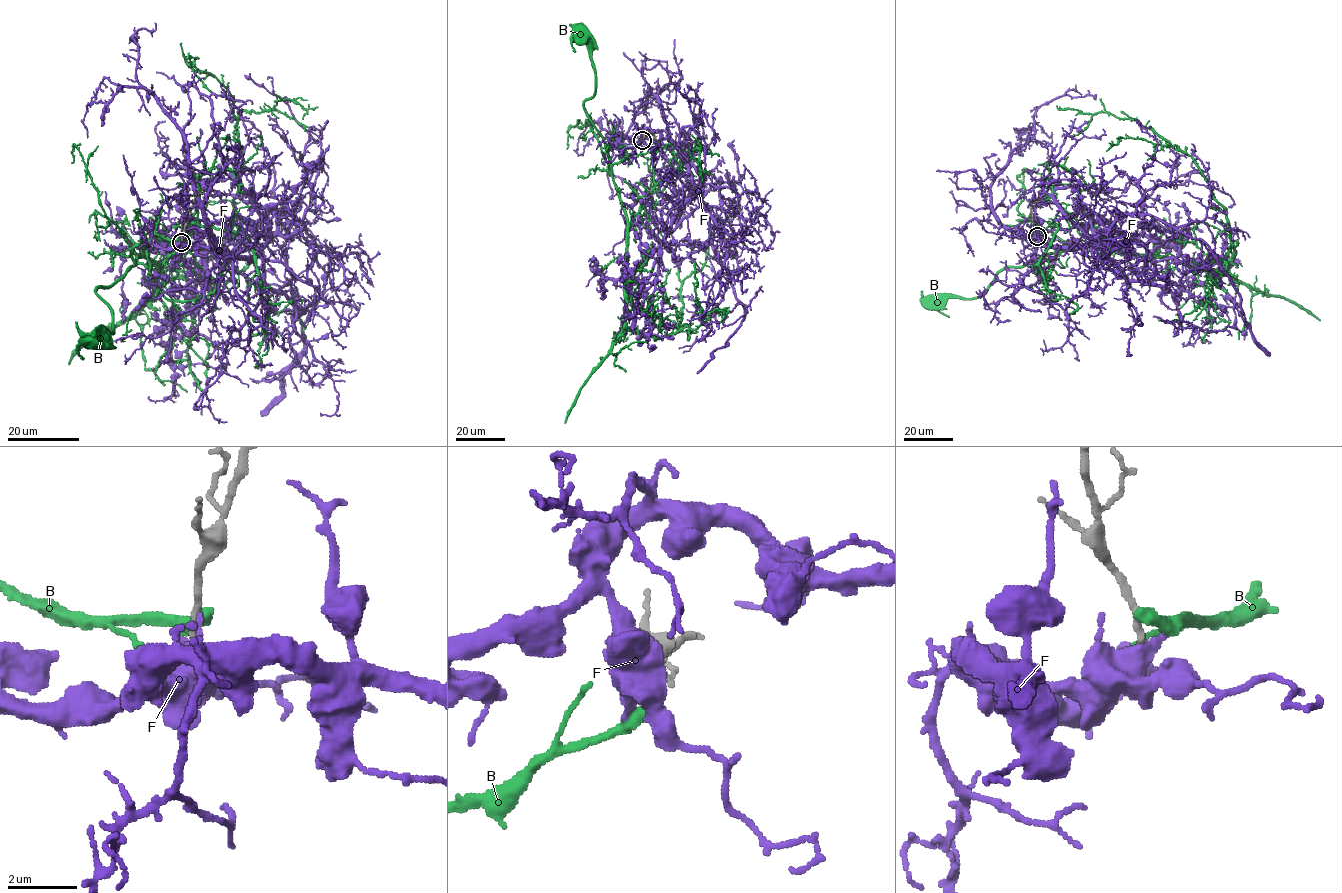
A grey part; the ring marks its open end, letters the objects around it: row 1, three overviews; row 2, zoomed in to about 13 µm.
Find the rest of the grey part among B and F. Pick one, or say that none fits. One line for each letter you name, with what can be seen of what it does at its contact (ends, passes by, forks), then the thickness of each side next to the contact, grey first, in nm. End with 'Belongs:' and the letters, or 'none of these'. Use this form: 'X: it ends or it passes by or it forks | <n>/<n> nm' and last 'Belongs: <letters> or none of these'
Belongs: none of these

